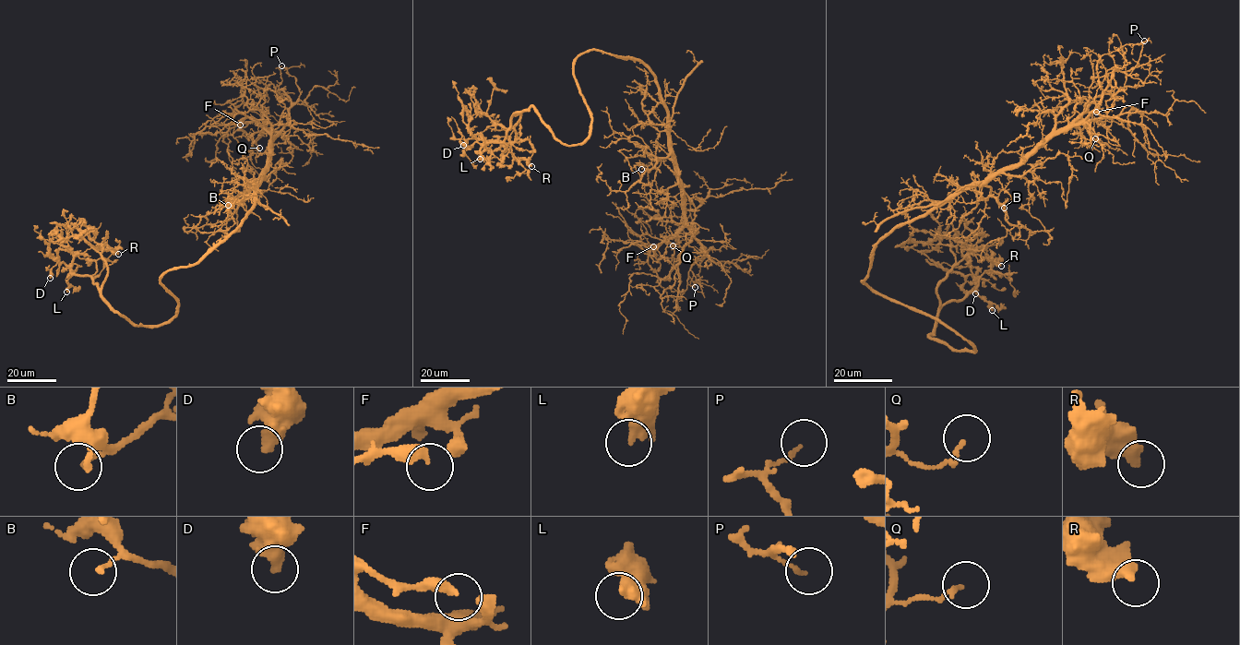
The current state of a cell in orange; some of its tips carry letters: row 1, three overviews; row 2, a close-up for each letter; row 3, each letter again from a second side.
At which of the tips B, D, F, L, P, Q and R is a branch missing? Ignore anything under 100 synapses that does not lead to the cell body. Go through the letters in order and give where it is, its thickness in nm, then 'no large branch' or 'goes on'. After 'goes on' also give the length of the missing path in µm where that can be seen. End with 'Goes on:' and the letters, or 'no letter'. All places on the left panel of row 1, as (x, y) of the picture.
B: (228, 205) | 130 nm | no large branch
D: (50, 278) | 480 nm | no large branch
F: (240, 125) | 240 nm | no large branch
L: (66, 292) | 500 nm | no large branch
P: (281, 65) | 110 nm | no large branch
Q: (259, 148) | 130 nm | no large branch
R: (118, 254) | 440 nm | no large branch
Goes on: no letter

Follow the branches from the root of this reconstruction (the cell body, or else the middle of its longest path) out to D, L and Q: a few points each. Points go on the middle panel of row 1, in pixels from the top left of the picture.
D: (625, 58), (589, 50), (576, 60), (590, 116), (580, 143), (563, 145), (530, 106), (502, 141), (463, 145)
L: (625, 58), (589, 50), (576, 60), (590, 116), (580, 143), (563, 145), (530, 106), (480, 159)
Q: (625, 58), (637, 58), (649, 69), (666, 110), (684, 207), (684, 224), (664, 237), (673, 245)

